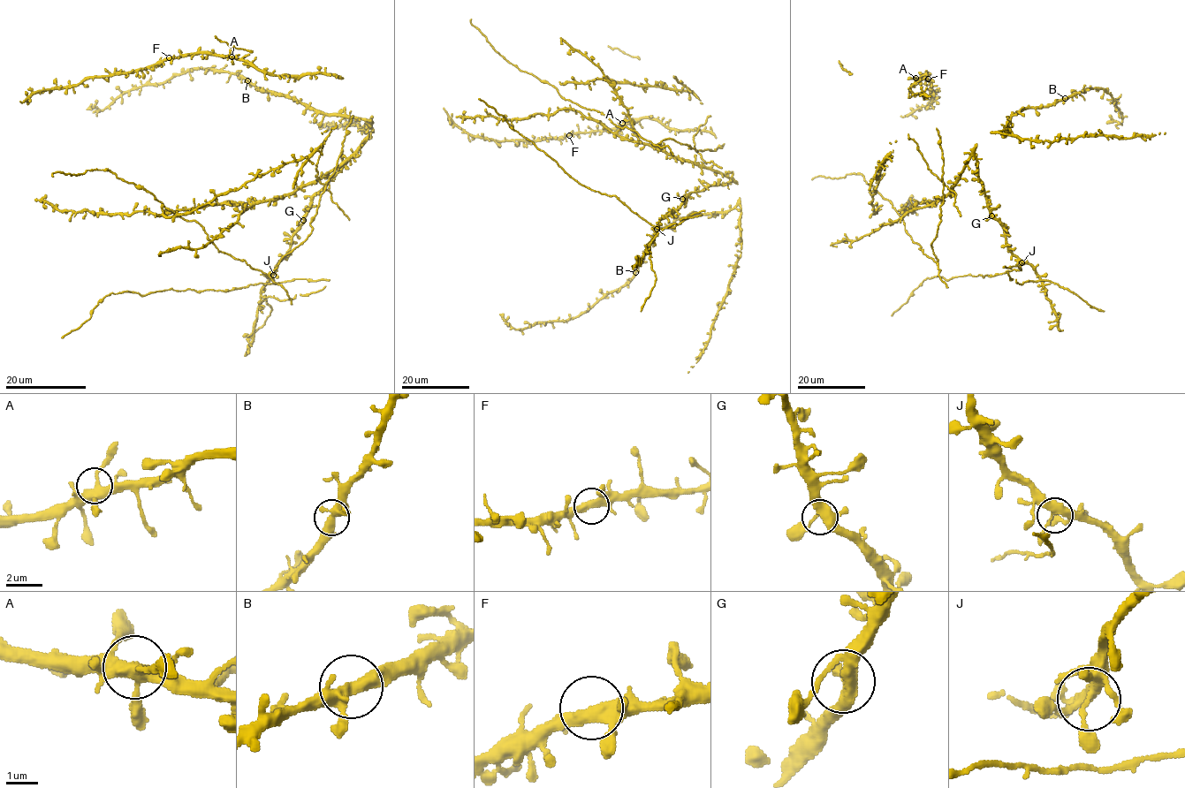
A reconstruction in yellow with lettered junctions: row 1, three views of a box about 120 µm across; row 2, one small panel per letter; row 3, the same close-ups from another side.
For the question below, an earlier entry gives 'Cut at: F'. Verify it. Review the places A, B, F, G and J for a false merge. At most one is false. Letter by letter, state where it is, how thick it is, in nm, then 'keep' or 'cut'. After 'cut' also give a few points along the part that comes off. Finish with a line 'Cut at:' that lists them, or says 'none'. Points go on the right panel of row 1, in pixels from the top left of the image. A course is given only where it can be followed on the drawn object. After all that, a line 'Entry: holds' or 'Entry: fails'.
A: place (915, 78); calibre 360 nm; keep
B: place (1065, 98); calibre 380 nm; keep
F: place (928, 79); calibre 360 nm; keep
G: place (991, 215); calibre 400 nm; keep
J: place (1021, 262); calibre 340 nm; keep
Cut at: none
Entry: fails

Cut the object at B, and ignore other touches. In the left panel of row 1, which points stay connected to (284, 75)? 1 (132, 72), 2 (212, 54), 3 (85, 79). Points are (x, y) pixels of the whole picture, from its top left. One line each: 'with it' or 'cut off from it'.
1: with it
2: with it
3: with it

